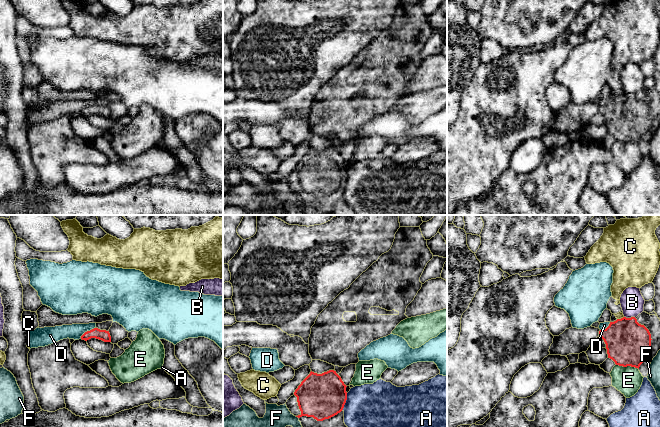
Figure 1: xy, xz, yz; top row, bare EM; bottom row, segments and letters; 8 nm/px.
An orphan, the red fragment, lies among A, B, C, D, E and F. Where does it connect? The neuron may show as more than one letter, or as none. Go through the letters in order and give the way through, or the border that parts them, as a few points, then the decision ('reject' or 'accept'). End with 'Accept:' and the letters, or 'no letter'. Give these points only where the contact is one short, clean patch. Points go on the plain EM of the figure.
A: border along xz (347, 169), (347, 175), (342, 185); reject
B: border along yz (624, 92), (635, 94); reject
C: border along yz (623, 92), (617, 95); reject
D: border along xy (95, 103), (87, 106), (80, 114); reject
E: reject
F: border along xz (295, 192), (298, 194); reject
Accept: no letter

